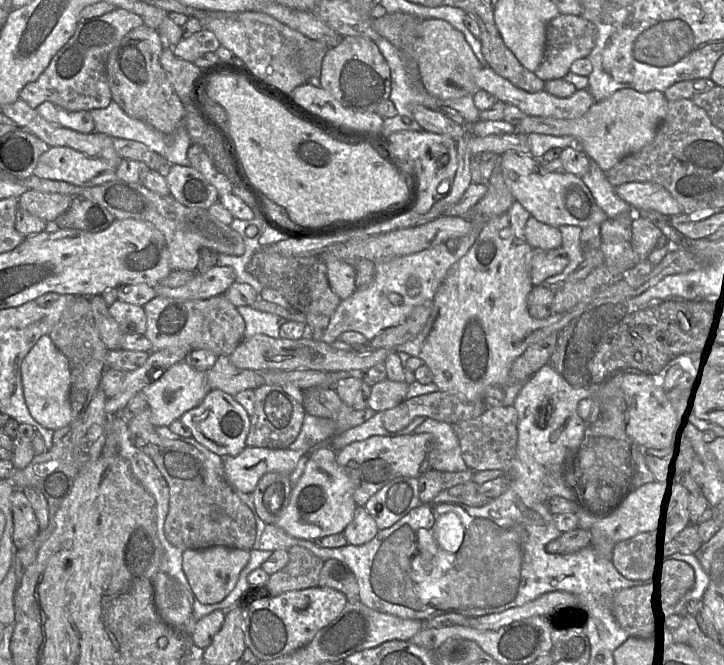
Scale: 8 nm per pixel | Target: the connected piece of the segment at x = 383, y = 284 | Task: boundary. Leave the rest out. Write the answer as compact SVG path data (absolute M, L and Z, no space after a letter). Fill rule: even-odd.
M471 210L470 216L474 227L469 234L459 239L456 250L451 251L446 243L437 244L420 252L397 257L388 262L375 266L375 279L365 290L356 290L354 294L341 300L320 341L332 344L338 337L347 331L356 331L363 334L368 341L374 339L382 330L397 326L406 321L415 307L432 301L434 295L445 278L449 269L458 262L472 247L486 219ZM409 279L416 279L420 286L417 296L410 296L407 292Z

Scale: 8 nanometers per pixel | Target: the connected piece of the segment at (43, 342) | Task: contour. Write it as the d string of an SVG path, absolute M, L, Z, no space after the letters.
M48 335L40 337L23 359L21 381L25 403L36 422L52 431L69 423L70 368L67 358L55 347Z

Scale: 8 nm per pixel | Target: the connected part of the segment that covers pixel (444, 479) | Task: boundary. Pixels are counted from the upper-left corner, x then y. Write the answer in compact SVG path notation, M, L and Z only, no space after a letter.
M471 469L459 472L427 470L419 479L419 499L422 504L431 503L435 496L450 487L472 481L474 471Z

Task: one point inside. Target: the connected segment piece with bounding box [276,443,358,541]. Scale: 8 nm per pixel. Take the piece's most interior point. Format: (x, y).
(321, 504)

